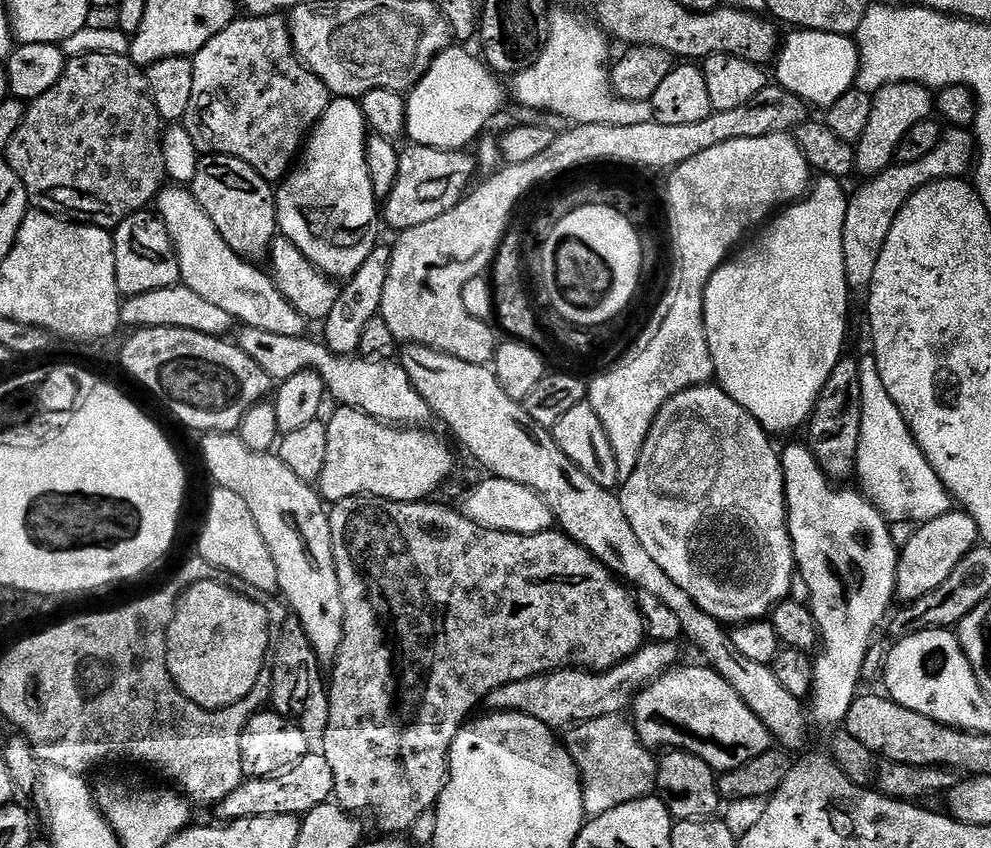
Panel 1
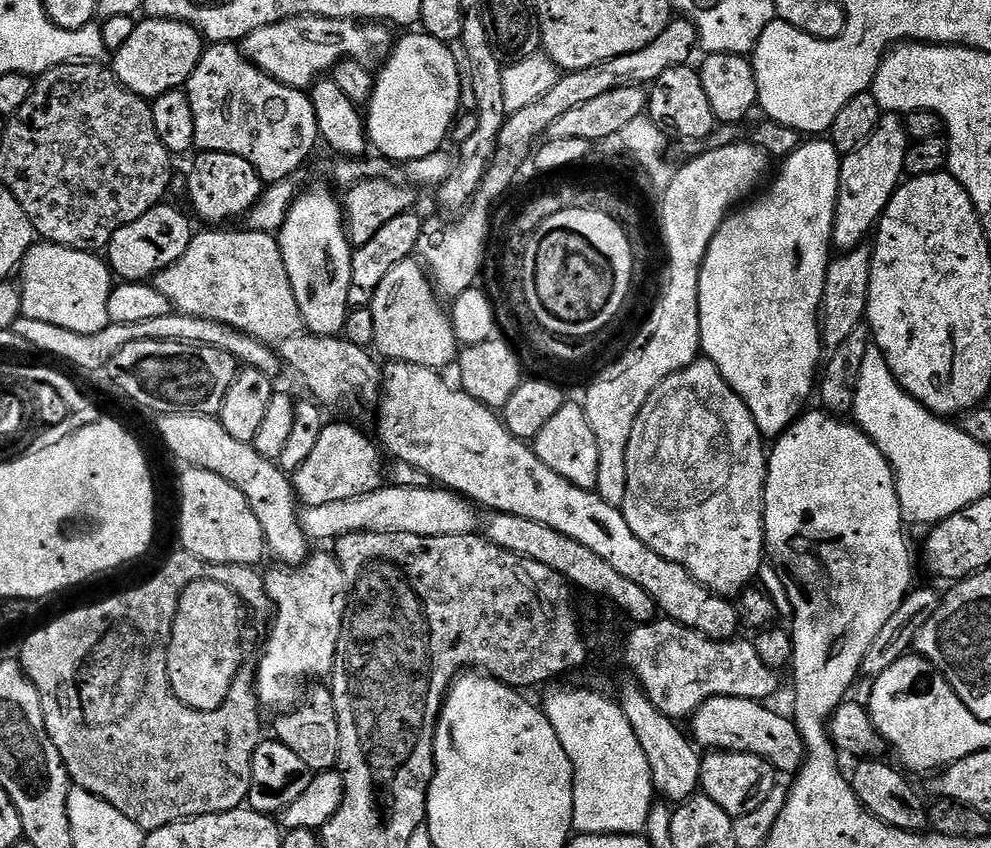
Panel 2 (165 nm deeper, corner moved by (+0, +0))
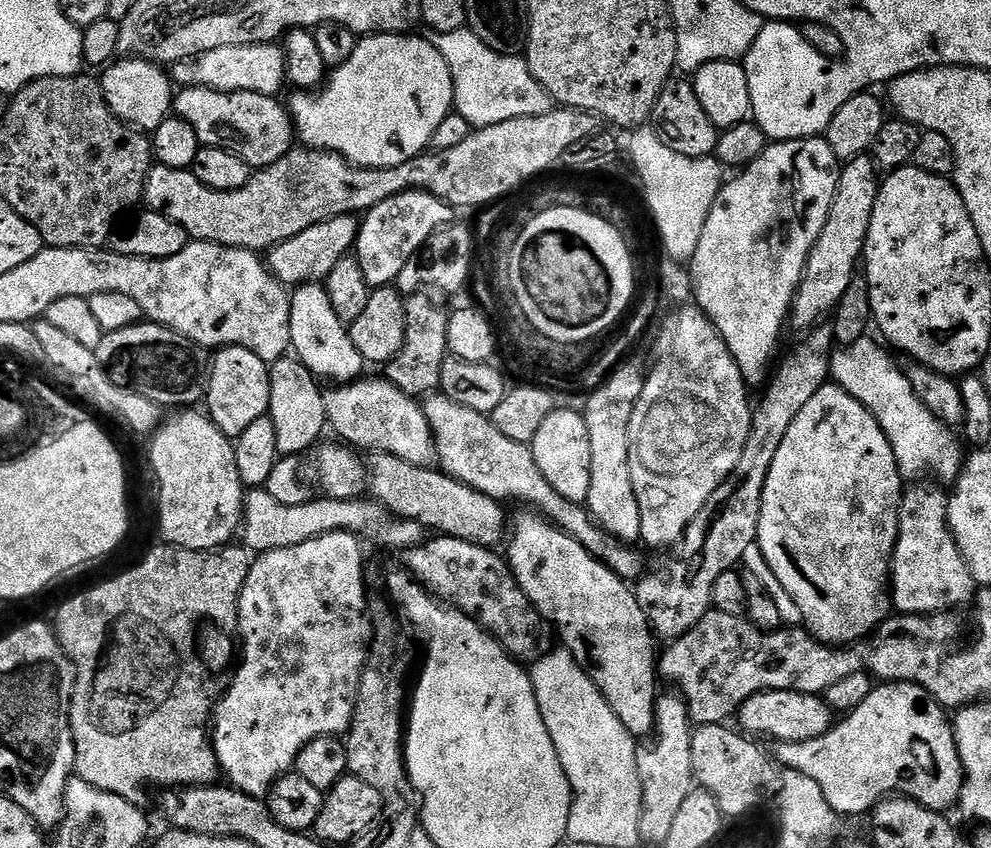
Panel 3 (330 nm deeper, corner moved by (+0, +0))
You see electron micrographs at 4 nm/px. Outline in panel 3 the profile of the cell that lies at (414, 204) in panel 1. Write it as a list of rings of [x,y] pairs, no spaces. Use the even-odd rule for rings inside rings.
[[[355,215],[330,218],[318,226],[310,226],[310,230],[302,230],[302,234],[290,238],[286,242],[275,244],[272,248],[267,249],[267,266],[272,271],[273,276],[285,286],[301,286],[313,282],[327,281],[328,275],[334,270],[334,266],[338,266],[338,262],[345,259],[355,249],[359,233],[360,220]]]

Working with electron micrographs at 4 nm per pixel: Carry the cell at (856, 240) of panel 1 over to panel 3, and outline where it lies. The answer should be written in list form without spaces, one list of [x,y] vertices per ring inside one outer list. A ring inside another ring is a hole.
[[[817,326],[807,333],[808,336],[784,361],[779,361],[770,383],[763,389],[764,397],[755,401],[752,410],[752,421],[750,422],[750,434],[746,438],[746,446],[742,450],[742,458],[738,458],[738,466],[710,494],[710,498],[698,510],[698,514],[688,523],[688,529],[680,538],[680,543],[675,545],[673,554],[669,560],[664,560],[656,569],[645,571],[635,585],[634,591],[642,610],[648,619],[648,625],[657,637],[660,636],[664,642],[677,640],[682,634],[686,634],[710,611],[713,611],[712,595],[714,594],[714,582],[722,578],[722,574],[733,571],[737,567],[736,563],[747,554],[753,551],[757,543],[756,535],[760,525],[760,515],[762,514],[762,494],[766,490],[766,478],[770,474],[770,466],[774,466],[774,454],[778,454],[778,449],[782,447],[782,438],[786,438],[786,430],[790,430],[794,418],[818,394],[818,390],[824,384],[829,383],[832,375],[832,354],[834,351],[834,337],[831,327]]]

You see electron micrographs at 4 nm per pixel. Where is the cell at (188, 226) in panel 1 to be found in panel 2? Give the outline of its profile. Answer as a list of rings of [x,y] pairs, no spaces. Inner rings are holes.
[[[301,334],[283,341],[278,351],[283,361],[288,363],[306,380],[309,392],[321,405],[338,404],[352,396],[359,396],[366,402],[375,403],[383,391],[383,369],[381,365],[370,356],[367,348],[354,346],[354,342],[343,339],[340,336],[313,336]]]

